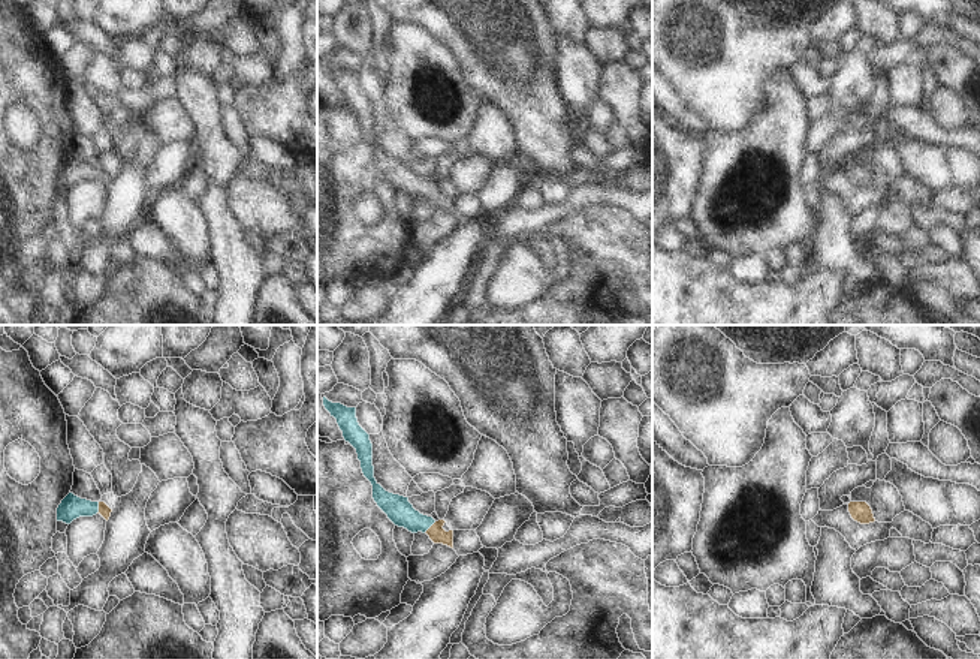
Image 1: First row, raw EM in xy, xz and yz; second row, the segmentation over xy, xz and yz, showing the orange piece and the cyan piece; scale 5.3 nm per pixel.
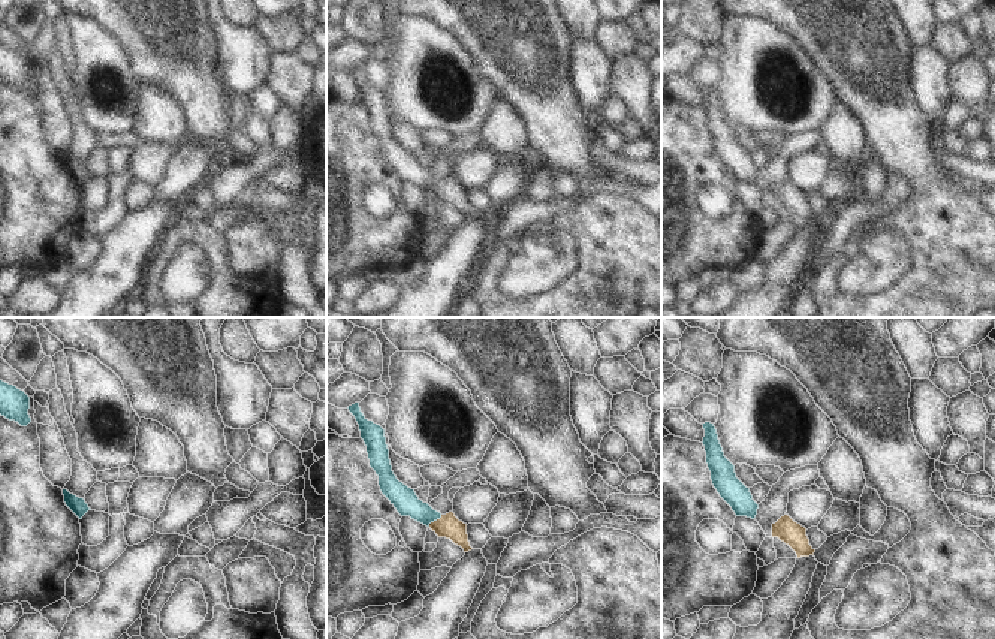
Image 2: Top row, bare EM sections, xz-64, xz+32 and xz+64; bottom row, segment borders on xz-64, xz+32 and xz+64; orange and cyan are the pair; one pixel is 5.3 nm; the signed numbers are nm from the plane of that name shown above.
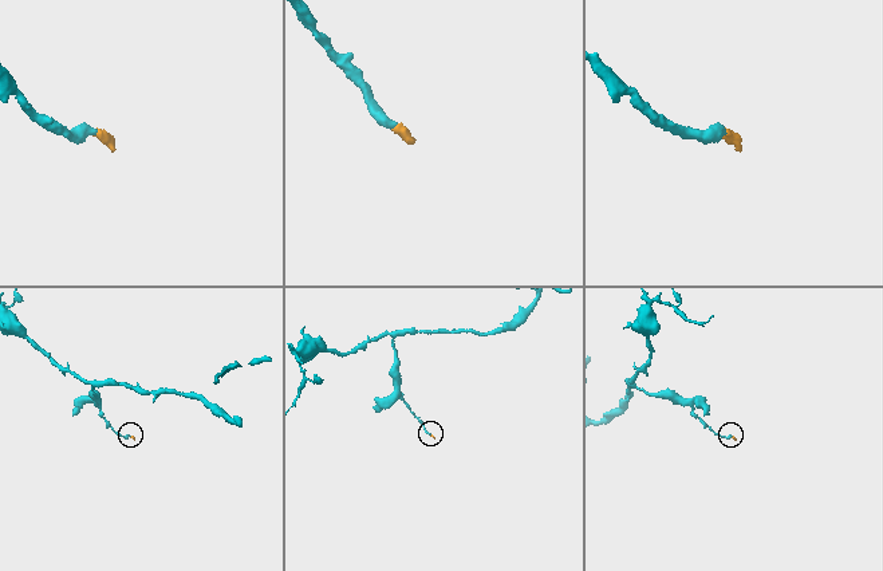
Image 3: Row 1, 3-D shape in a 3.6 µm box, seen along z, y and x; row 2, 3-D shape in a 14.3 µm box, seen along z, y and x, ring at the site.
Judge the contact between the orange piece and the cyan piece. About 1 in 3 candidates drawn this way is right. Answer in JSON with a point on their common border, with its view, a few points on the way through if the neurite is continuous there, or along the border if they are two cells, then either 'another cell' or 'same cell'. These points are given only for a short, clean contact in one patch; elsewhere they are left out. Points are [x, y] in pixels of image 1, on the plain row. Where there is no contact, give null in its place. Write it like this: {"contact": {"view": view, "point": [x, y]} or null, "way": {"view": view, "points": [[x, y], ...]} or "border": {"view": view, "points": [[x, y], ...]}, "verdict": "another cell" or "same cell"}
{"contact": {"view": "xy", "point": [99, 172]}, "way": {"view": "xy", "points": [[105, 175], [99, 172], [72, 171]]}, "verdict": "same cell"}

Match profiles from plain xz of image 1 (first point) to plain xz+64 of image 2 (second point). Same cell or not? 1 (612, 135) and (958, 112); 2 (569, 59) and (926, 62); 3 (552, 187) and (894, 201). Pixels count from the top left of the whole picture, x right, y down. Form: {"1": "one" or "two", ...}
{"1": "two", "2": "one", "3": "one"}

